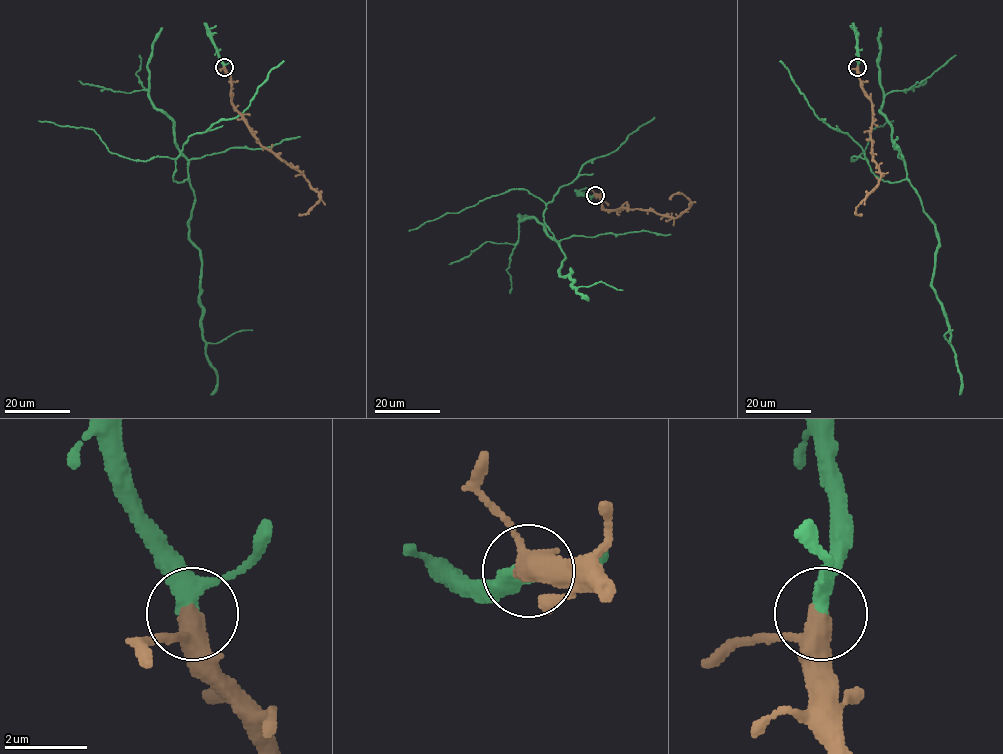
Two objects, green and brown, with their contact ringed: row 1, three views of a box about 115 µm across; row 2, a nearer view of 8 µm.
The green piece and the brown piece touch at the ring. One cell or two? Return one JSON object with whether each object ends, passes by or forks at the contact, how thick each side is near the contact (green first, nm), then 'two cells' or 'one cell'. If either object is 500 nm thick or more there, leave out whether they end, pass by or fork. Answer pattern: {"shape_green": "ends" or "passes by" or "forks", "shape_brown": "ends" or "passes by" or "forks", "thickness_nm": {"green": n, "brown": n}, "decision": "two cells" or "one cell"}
{"shape_green": "passes by", "shape_brown": "passes by", "thickness_nm": {"green": 320, "brown": 400}, "decision": "one cell"}

